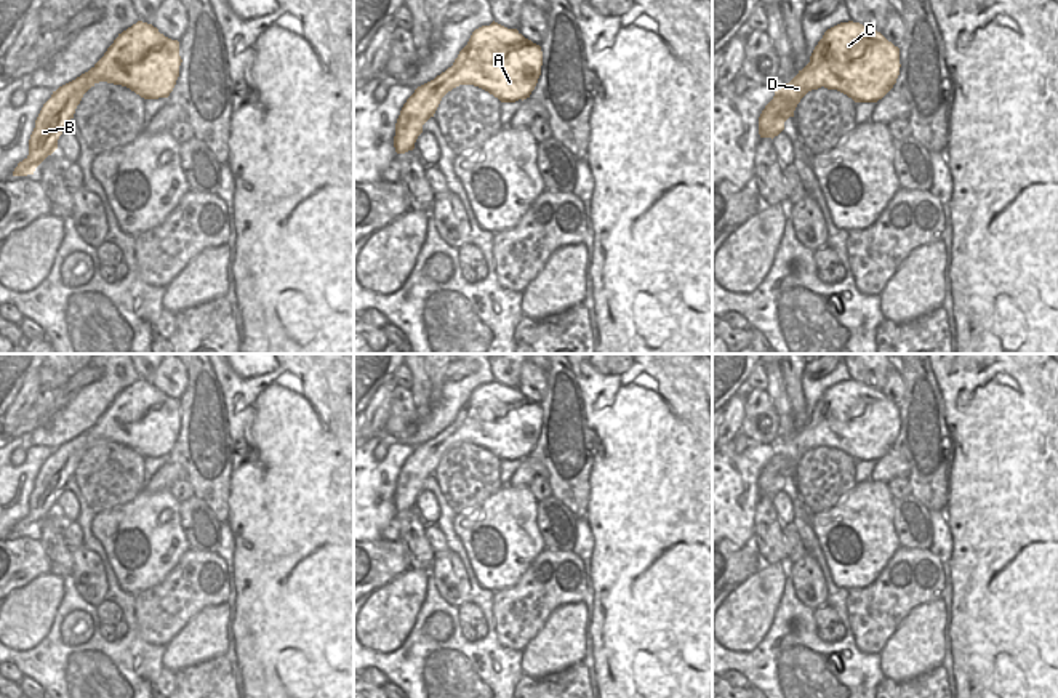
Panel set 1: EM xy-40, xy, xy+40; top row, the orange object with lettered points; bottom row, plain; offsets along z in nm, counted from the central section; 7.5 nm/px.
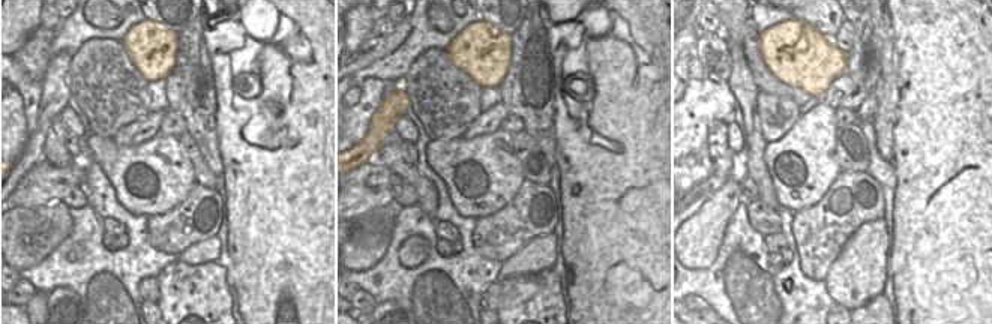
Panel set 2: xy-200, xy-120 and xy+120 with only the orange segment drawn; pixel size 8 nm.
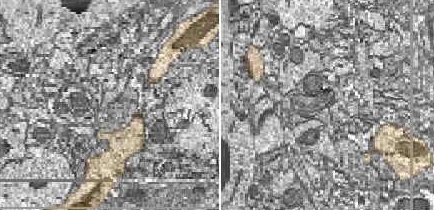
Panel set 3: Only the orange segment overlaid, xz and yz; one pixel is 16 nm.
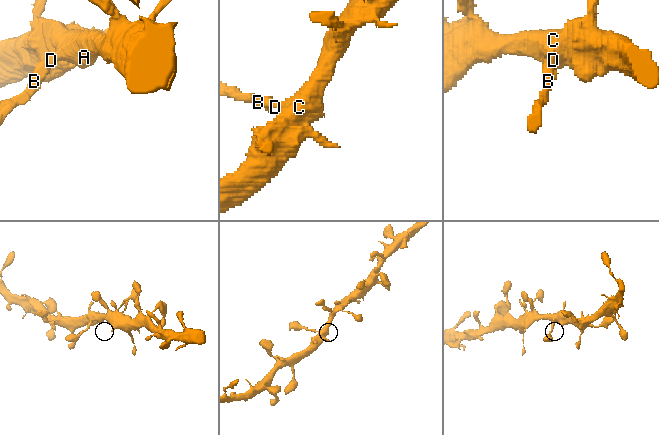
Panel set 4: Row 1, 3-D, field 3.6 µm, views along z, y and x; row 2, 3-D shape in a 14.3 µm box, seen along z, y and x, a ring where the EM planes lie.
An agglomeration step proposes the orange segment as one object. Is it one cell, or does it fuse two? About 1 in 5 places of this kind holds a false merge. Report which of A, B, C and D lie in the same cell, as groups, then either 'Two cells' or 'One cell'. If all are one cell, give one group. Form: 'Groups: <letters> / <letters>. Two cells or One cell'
Groups: A B C D. One cell

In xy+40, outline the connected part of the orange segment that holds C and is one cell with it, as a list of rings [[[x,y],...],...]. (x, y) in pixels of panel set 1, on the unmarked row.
[[[853,379],[840,381],[824,391],[810,415],[810,421],[789,442],[775,450],[773,458],[759,475],[759,493],[771,498],[778,495],[784,488],[784,480],[794,475],[800,458],[821,445],[837,448],[855,461],[877,461],[896,442],[900,426],[900,407],[880,391]]]

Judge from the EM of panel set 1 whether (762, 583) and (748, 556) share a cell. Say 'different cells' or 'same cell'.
different cells

